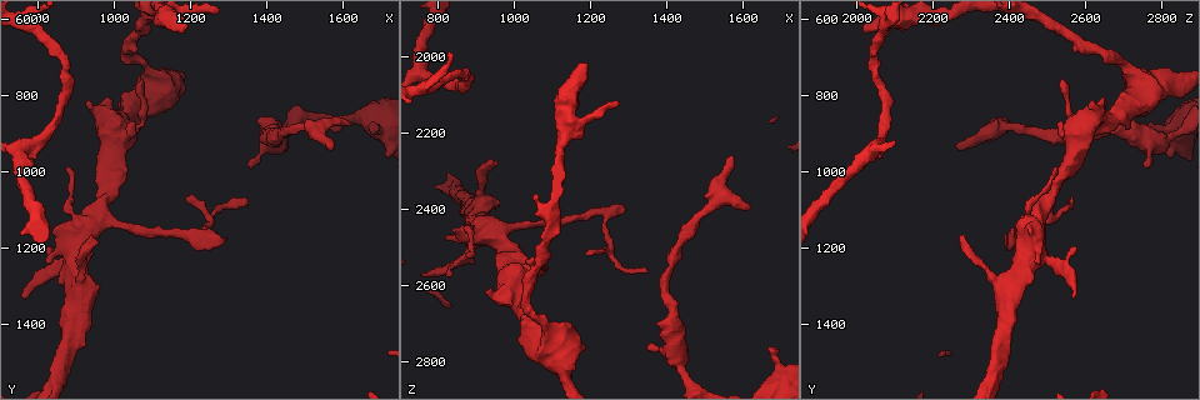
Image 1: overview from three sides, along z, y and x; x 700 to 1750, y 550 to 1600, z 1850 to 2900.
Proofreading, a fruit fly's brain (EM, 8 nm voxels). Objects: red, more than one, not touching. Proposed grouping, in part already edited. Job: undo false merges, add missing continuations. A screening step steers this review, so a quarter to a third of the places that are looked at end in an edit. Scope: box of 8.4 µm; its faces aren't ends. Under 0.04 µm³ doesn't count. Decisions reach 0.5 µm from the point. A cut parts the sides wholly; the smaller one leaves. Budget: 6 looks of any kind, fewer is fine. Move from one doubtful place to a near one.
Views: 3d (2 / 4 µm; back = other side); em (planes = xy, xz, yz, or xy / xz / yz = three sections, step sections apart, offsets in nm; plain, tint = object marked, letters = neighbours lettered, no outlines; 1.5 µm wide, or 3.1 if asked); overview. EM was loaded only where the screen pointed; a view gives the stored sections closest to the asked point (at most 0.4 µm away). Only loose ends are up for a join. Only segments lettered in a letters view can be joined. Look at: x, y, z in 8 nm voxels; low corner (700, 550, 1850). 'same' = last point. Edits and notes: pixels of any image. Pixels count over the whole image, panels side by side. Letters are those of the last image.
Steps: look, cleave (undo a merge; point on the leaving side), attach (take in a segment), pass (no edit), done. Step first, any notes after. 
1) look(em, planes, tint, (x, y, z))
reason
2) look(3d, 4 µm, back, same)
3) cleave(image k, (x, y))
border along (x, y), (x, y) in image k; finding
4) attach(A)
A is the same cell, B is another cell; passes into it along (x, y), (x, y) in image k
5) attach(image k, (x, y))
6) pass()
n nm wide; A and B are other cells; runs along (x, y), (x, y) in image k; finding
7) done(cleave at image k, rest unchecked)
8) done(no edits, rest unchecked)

look(em, yz, step 8, tint, (1185, 625, 2025))
stops while still wide

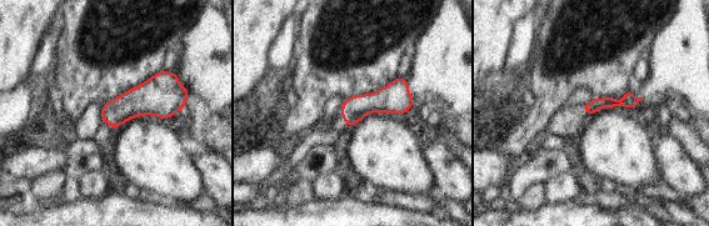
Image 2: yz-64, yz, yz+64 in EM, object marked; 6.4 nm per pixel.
look(em, planes, letters, same)
cut it another way

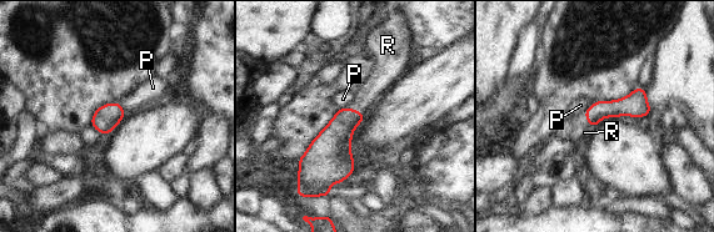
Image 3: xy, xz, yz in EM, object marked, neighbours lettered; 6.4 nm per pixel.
attach(image 3, (367, 94))
R is the same cell, P is another cell; passes into it along (334, 141), (358, 111), (367, 94) in image 3; the cell continues

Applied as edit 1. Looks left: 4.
look(em, yz, step 4, tint, (1575, 940, 2260))
an open end

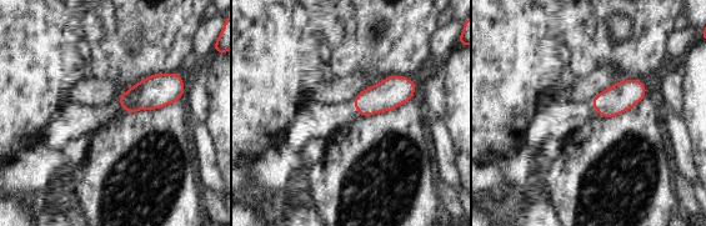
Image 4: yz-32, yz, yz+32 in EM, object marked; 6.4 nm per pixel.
look(em, yz, step 4, letters, same)

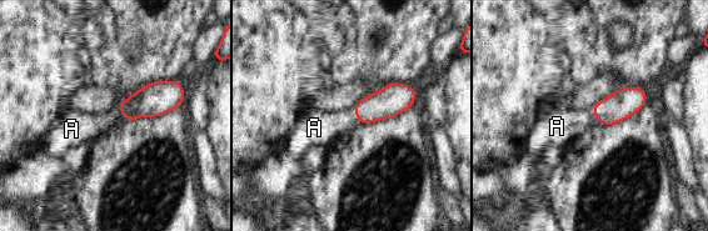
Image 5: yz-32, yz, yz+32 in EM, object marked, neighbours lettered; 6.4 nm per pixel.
attach(image 5, (86, 126))
A is the same cell; the cell continues

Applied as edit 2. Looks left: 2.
look(em, xz, step 8, tint, (1420, 885, 2660))
calibre changes

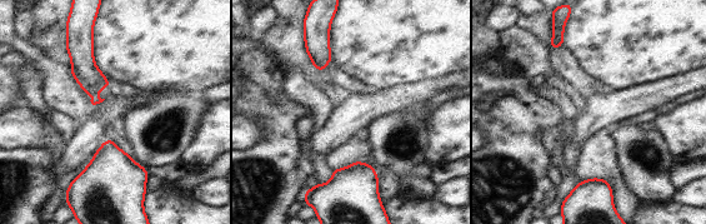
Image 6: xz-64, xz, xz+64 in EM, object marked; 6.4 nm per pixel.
look(em, planes, letters, same)
cut it another way

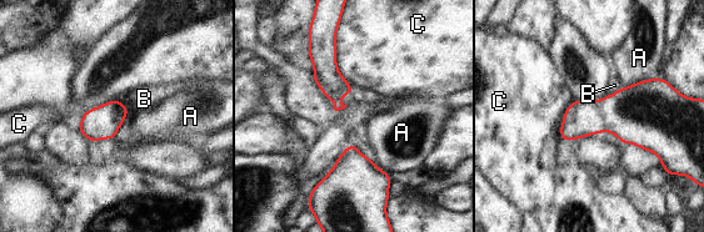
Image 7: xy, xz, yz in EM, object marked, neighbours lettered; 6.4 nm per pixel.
pass()
A, B and C are other cells; border along (622, 87), (604, 97) in image 7; continuous, no second cell

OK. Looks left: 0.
done(attach at image 3, attach at image 5, rest unchecked)

